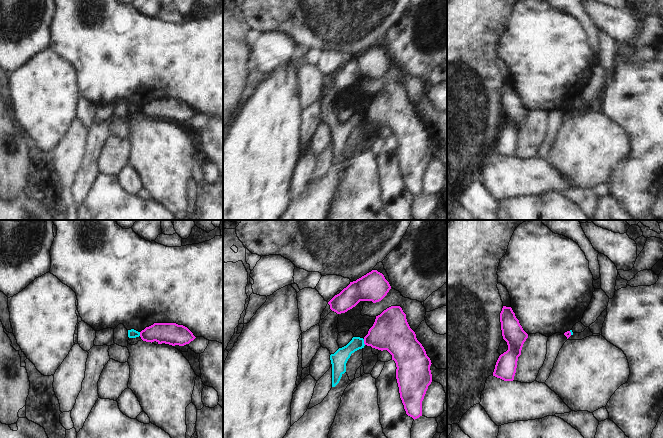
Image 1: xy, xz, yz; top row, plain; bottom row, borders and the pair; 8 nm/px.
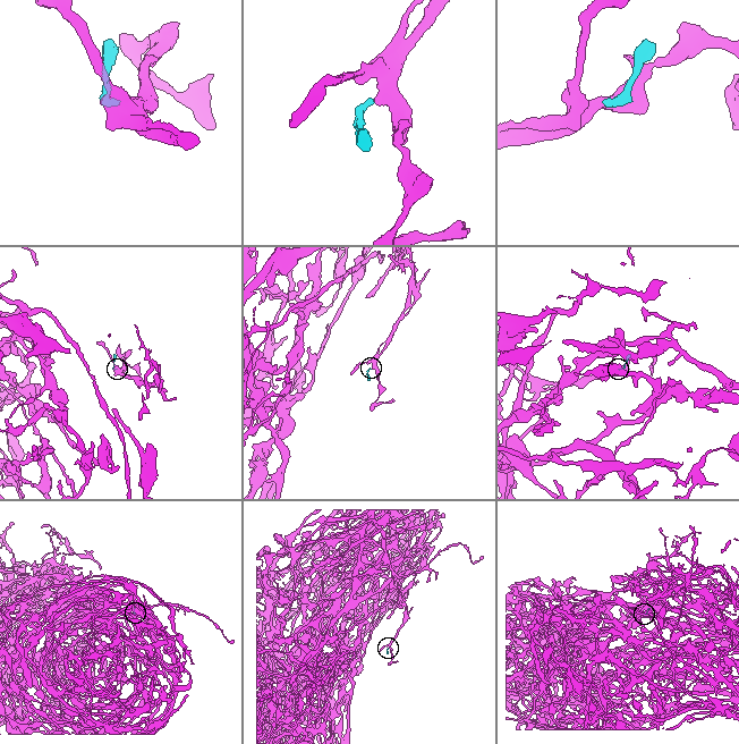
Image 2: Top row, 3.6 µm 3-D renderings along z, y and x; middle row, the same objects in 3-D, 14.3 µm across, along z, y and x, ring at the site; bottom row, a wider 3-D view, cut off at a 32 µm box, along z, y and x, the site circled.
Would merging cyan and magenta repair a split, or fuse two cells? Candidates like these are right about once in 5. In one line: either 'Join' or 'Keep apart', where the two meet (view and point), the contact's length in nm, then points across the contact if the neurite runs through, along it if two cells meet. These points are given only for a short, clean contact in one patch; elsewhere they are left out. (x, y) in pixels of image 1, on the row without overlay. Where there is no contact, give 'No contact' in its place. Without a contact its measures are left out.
Keep apart. Touches cyan at xz (363, 118). Shared border 50 nm. Boundary: xz (363, 115), (365, 120)

